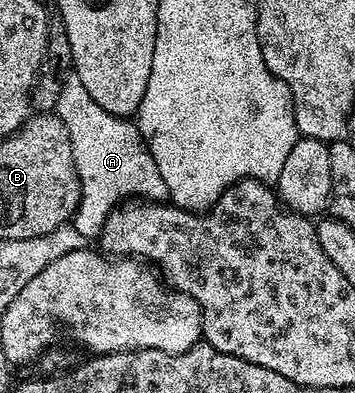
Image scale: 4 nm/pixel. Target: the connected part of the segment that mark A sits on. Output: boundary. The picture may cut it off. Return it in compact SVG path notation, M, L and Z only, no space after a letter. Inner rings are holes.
M71 71L62 80L62 89L58 93L57 103L54 107L56 116L62 119L69 131L70 142L73 148L74 166L77 167L78 181L81 183L81 195L85 195L85 181L97 181L101 191L109 197L108 211L106 215L110 215L112 210L125 200L145 200L149 203L161 203L168 198L168 188L161 176L161 171L157 168L157 163L153 160L153 155L148 151L147 144L144 143L143 136L140 134L138 124L135 124L128 118L113 116L112 113L105 111L103 107L91 101L89 91L85 90L85 85L81 79L77 77L75 72ZM157 177L159 187L151 187L151 179Z

